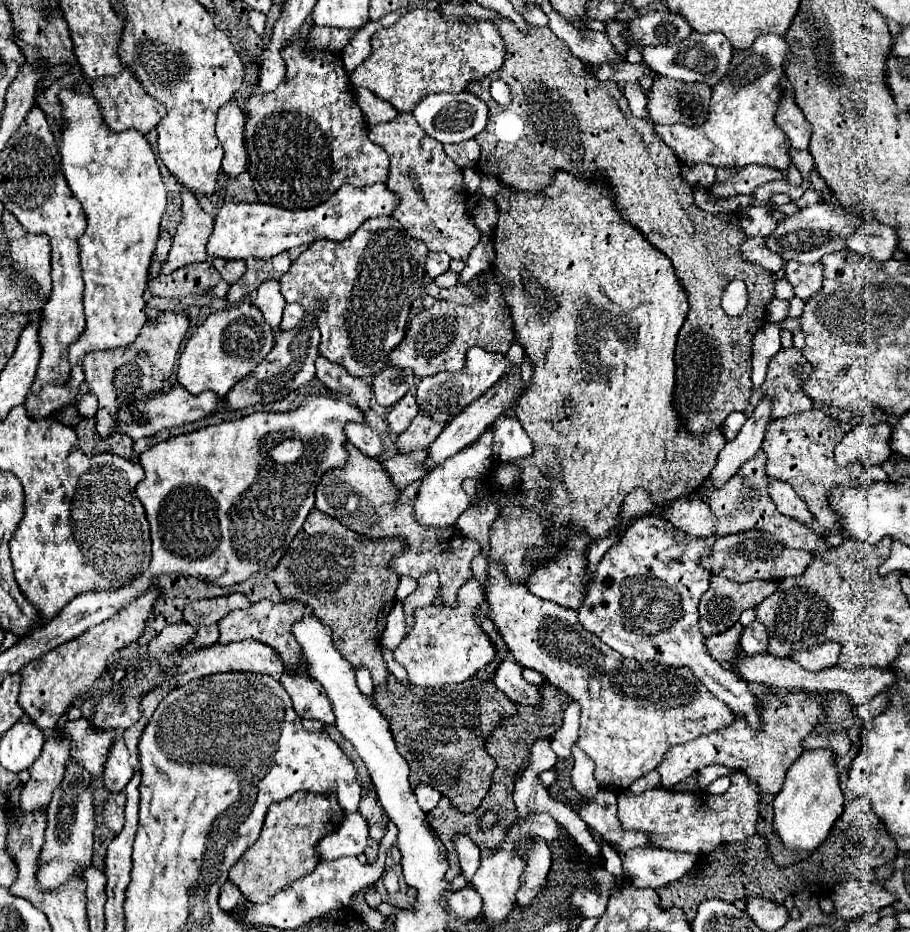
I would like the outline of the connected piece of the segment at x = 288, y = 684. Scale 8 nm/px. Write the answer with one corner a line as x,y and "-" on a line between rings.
301,674
301,676
287,676
279,678
281,686
287,690
287,694
293,700
293,708
301,718
315,718
321,720
323,724
335,724
335,716
331,712
331,704
323,692
323,686

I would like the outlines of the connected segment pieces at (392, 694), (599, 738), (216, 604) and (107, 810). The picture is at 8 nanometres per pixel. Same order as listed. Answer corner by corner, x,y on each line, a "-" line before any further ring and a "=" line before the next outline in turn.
391,672
385,684
375,686
373,702
387,716
399,754
409,764
411,788
429,784
449,796
451,804
465,814
479,808
497,768
497,762
487,756
483,742
503,716
517,712
515,704
479,676
471,676
463,684
419,688
401,684
=
501,562
487,564
487,618
497,626
517,664
541,672
581,706
577,746
595,762
595,780
601,788
627,790
627,784
655,770
671,746
721,730
735,720
733,710
707,692
689,668
671,668
655,660
641,664
619,656
579,624
575,610
541,600
521,582
509,580
=
229,594
221,598
207,598
207,600
195,600
185,606
183,620
195,626
211,626
217,624
227,612
235,608
249,608
251,602
245,594
=
123,792
107,794
107,798
103,800
103,824
113,834
119,834
123,828
123,804
125,804

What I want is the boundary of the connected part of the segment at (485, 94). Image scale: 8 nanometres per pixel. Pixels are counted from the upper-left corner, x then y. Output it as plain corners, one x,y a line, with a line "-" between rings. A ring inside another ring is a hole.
499,16
491,22
501,34
507,52
503,66
497,72
491,72
481,80
473,80
467,86
467,92
479,96
489,106
489,122
485,130
475,138
481,146
477,170
485,176
495,176
499,182
507,186
531,192
537,192
549,184
551,170
569,170
585,180
603,176
615,188
615,202
617,208
621,208
623,218
627,218
637,230
641,230
643,236
657,250
663,250
663,254
673,262
673,268
689,296
689,316
685,318
685,324
679,330
675,350
675,364
677,364
675,404
677,412
681,414
683,426
693,434
719,428
731,412
745,410
749,406
751,342
753,334
765,324
765,308
775,298
777,276
743,258
741,244
747,240
747,234
739,226
741,212
711,214
695,206
693,188
681,178
683,162
659,138
651,122
639,120
631,114
627,98
619,90
617,82
597,80
589,70
589,66
583,64
577,56
573,56
565,46
565,42
559,40
549,28
531,26
529,32
523,34
509,18
-
493,80
503,80
511,88
511,102
507,106
501,106
491,98
489,86
-
735,278
747,284
749,302
739,318
729,318
721,310
721,294
723,288

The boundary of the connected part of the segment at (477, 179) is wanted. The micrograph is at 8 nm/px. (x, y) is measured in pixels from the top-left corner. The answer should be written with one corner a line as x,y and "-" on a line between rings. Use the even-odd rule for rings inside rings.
465,170
463,182
467,182
469,192
475,192
479,188
479,184
481,184
481,174
477,170

